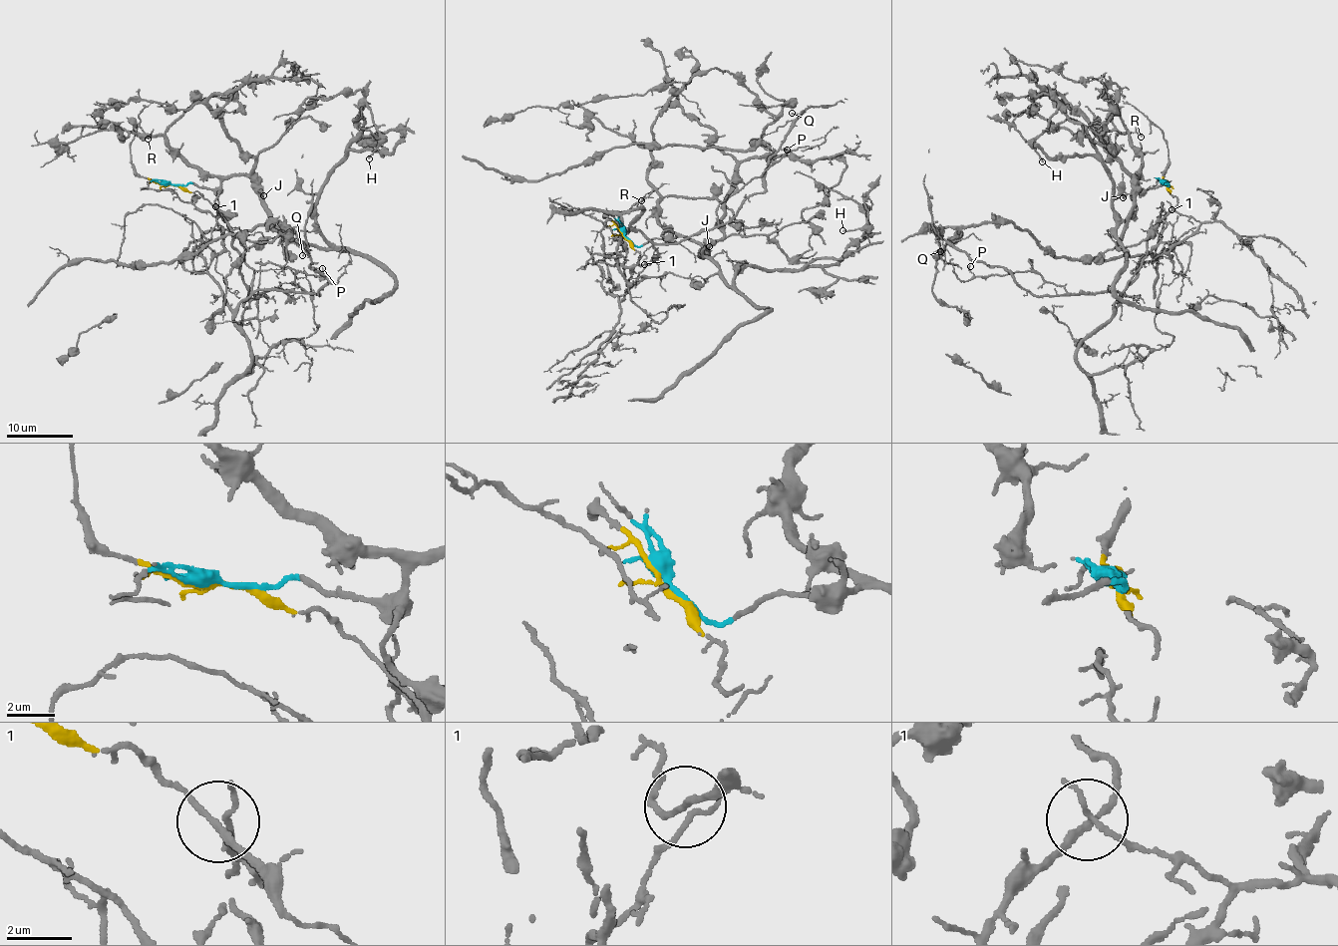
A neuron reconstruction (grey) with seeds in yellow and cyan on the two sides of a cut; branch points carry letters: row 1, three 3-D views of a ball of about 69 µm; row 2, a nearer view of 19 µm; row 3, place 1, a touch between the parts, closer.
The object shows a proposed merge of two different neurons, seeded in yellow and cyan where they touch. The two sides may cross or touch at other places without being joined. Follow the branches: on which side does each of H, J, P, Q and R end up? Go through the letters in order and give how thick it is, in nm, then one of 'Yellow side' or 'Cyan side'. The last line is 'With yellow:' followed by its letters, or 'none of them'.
H: Thickness 140 nm. Cyan side
J: Thickness 170 nm. Cyan side
P: Thickness 70 nm. Yellow side
Q: Thickness 100 nm. Yellow side
R: Thickness 130 nm. Cyan side
With yellow: P, Q

